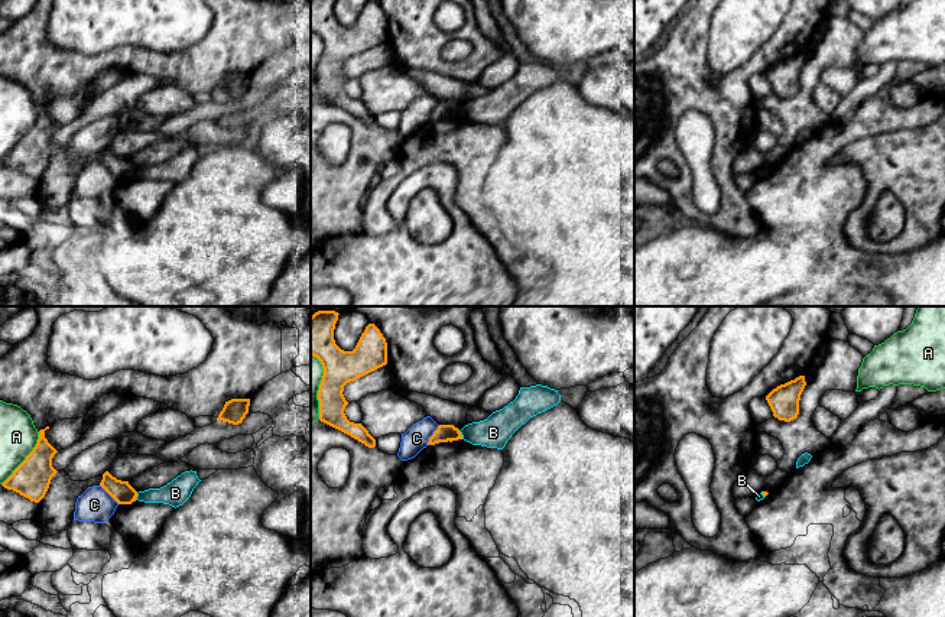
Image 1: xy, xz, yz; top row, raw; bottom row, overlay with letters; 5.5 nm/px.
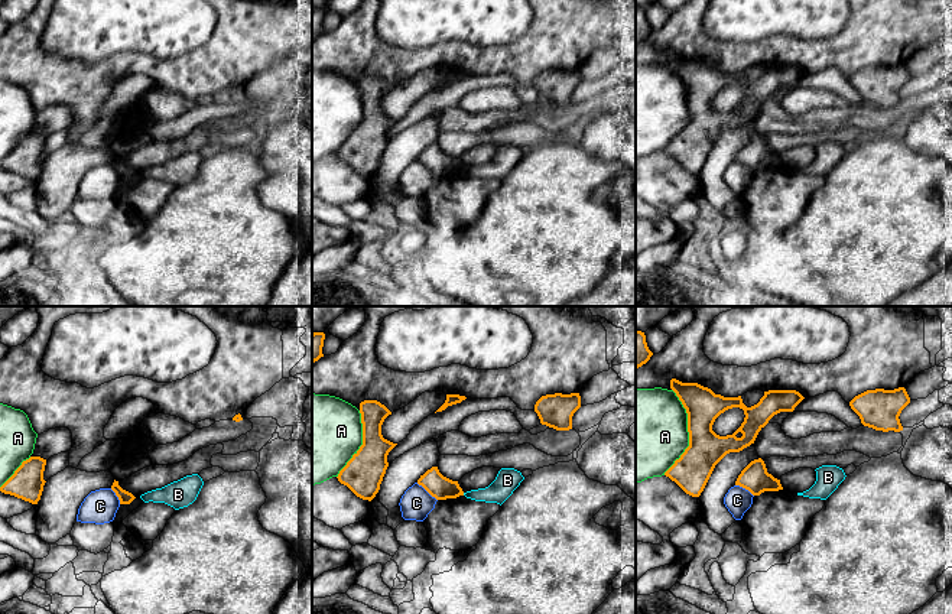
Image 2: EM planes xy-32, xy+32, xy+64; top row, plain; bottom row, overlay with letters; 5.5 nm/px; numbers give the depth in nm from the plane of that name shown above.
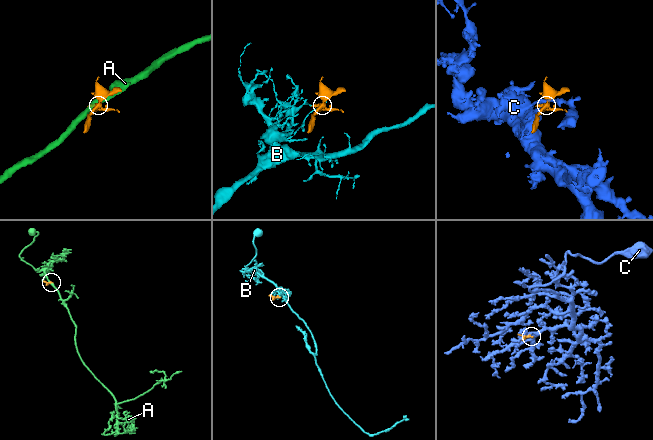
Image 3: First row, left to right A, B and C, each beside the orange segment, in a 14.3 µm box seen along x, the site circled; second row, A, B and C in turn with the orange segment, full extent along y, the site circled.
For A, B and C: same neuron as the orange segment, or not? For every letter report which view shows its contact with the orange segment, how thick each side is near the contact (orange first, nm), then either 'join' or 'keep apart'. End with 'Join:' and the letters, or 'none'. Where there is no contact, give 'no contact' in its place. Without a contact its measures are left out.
A: xy | 200/200 nm | keep apart
B: xz | 100/180 nm | keep apart
C: xz | 100/140 nm | keep apart
Join: none

